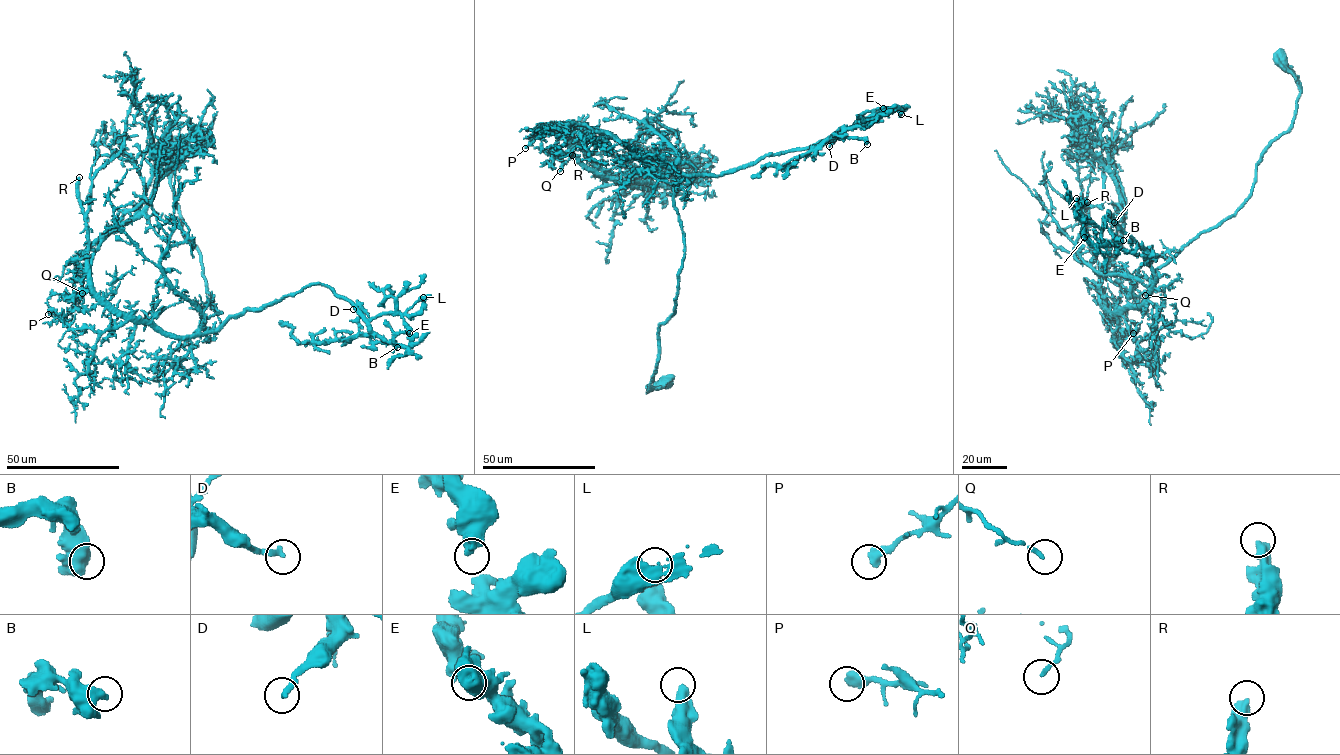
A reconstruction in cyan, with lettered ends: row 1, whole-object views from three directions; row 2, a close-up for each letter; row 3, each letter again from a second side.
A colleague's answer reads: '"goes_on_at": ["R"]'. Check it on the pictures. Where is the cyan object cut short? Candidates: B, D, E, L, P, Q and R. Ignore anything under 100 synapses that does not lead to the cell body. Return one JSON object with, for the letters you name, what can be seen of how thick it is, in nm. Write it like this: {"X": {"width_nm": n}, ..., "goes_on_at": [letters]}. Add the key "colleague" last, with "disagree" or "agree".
{"R": {"width_nm": 440}, "goes_on_at": ["R"], "colleague": "agree"}

